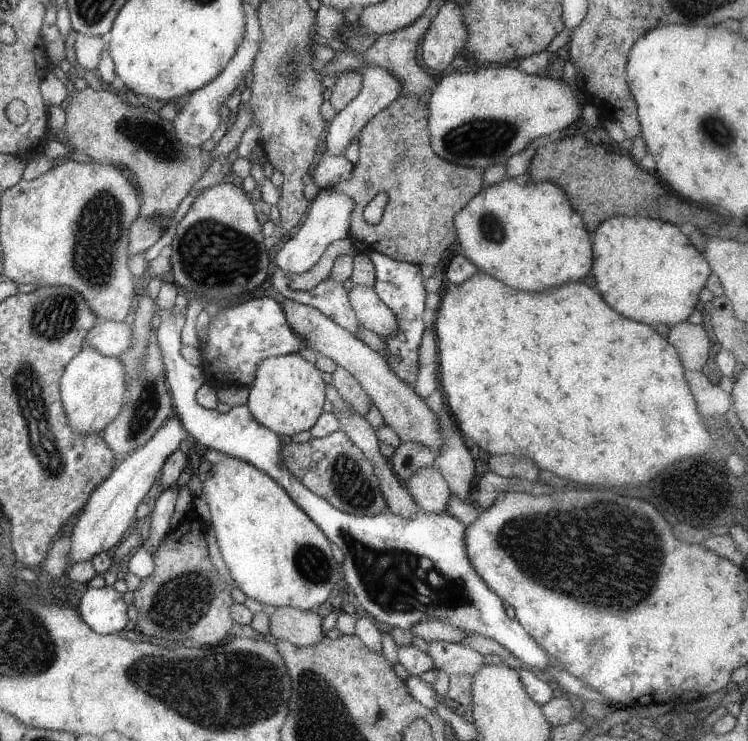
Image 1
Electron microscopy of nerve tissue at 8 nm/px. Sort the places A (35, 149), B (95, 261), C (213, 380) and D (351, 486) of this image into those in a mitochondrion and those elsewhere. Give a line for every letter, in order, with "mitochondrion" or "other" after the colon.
A: other
B: mitochondrion
C: other
D: mitochondrion

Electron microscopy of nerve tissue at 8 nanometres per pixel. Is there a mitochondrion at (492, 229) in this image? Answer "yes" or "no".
yes

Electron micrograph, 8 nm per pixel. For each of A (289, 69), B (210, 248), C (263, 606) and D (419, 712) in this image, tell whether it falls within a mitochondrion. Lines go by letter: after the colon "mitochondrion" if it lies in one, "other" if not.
A: mitochondrion
B: mitochondrion
C: other
D: other

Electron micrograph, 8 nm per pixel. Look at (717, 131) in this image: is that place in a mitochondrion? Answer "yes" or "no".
yes

